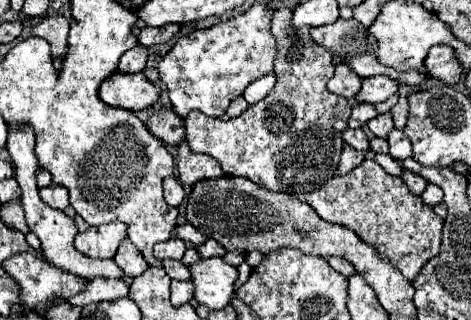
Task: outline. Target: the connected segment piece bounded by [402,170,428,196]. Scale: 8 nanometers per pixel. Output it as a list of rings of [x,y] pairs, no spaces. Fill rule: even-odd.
[[[404,170],[402,172],[402,180],[404,180],[404,184],[410,188],[410,192],[412,194],[422,194],[424,192],[424,188],[428,186],[428,182],[424,182],[424,178],[422,176],[418,176],[418,174],[414,174],[414,172],[408,172],[408,170]]]

